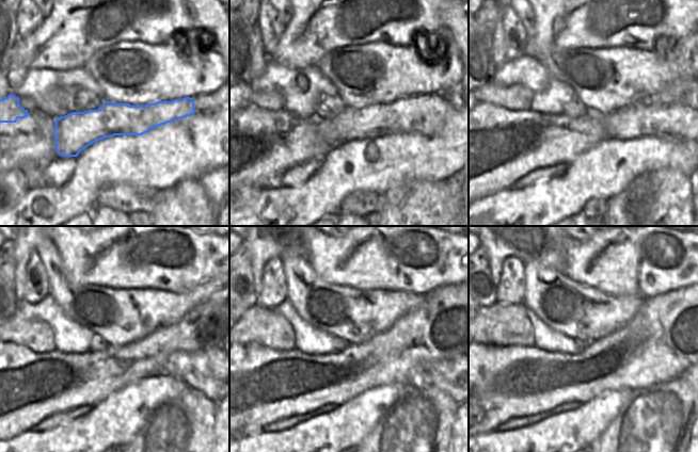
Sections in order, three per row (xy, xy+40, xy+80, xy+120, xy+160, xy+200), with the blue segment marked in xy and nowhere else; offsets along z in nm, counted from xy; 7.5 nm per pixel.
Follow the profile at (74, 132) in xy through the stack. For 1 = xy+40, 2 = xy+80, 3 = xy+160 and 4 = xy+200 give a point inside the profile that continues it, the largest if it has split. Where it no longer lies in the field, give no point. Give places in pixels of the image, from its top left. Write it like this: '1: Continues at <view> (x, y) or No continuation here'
1: Continues at xy+40 (426, 114)
2: Continues at xy+80 (677, 122)
3: Continues at xy+160 (446, 374)
4: Continues at xy+200 (685, 375)

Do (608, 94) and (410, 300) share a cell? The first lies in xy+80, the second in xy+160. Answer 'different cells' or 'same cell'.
same cell

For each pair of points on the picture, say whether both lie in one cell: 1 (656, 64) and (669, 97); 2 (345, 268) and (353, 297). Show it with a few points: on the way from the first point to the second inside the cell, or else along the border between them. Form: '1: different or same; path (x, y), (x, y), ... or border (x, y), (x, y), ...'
1: different; border (686, 77), (671, 81), (648, 98)
2: different; border (326, 281), (362, 290), (375, 290)

